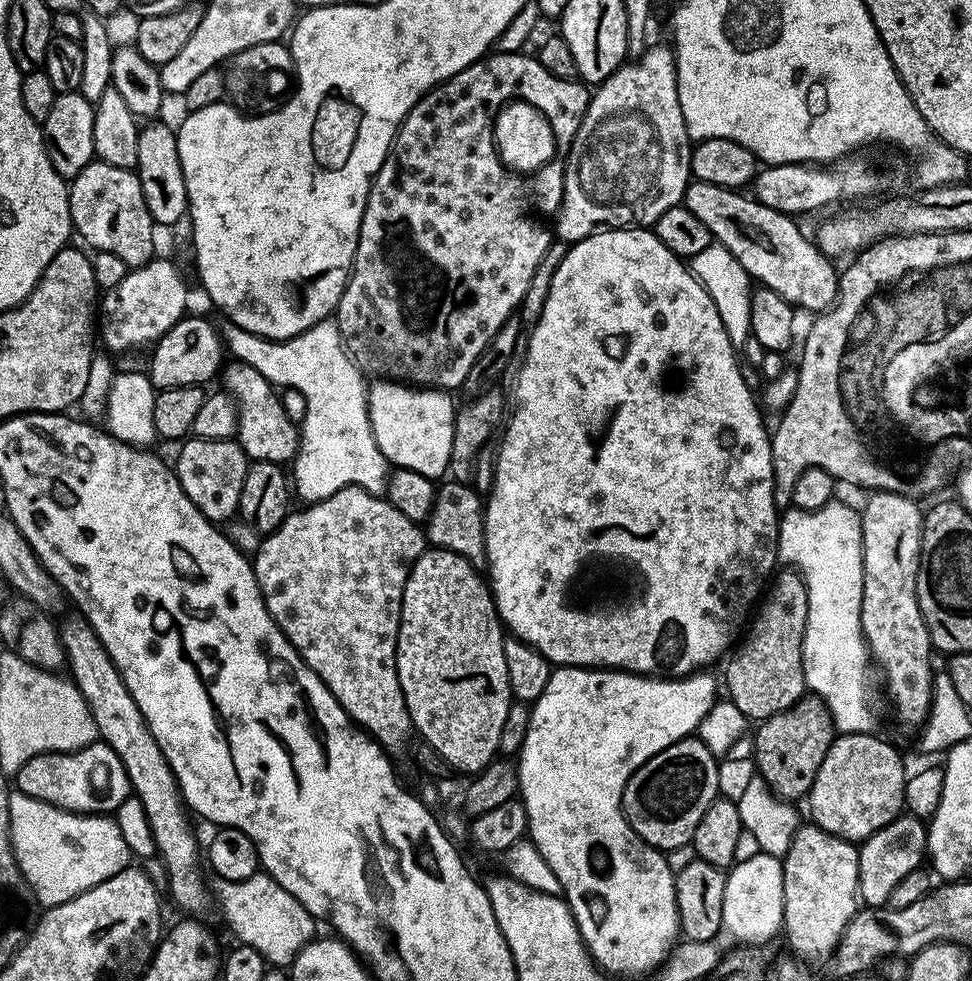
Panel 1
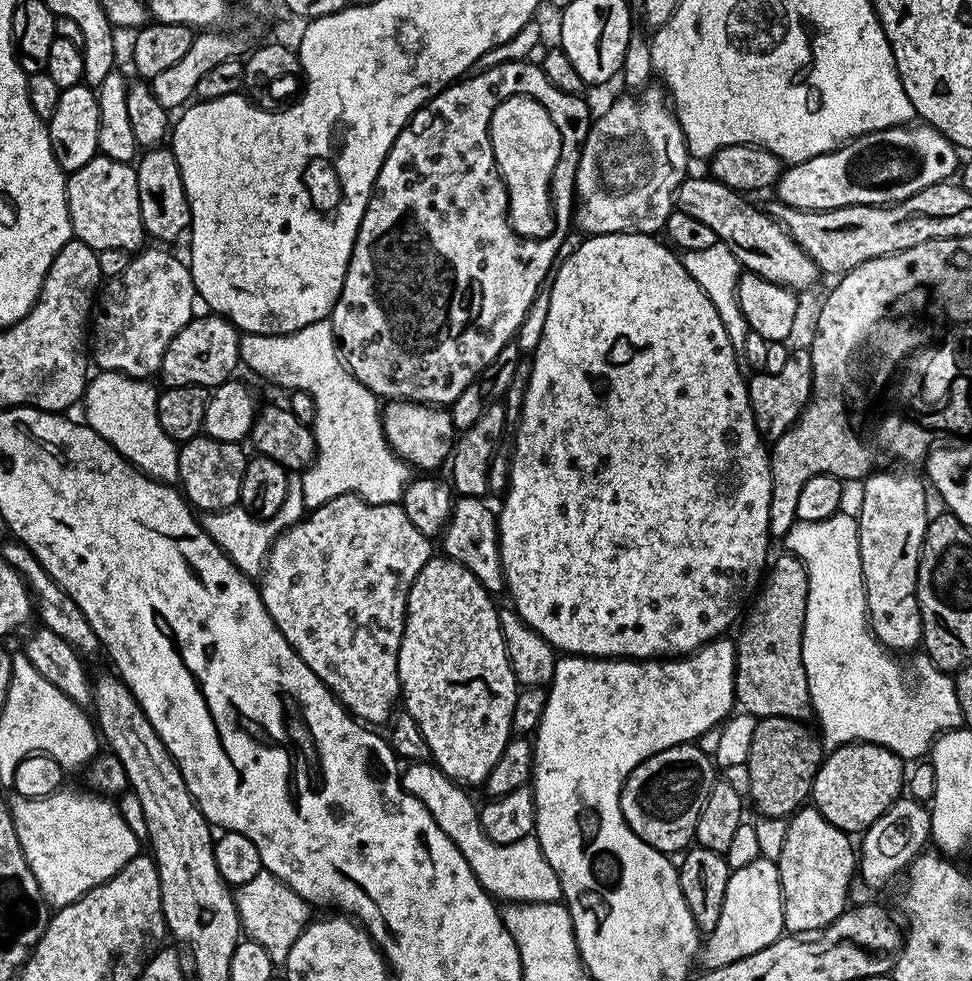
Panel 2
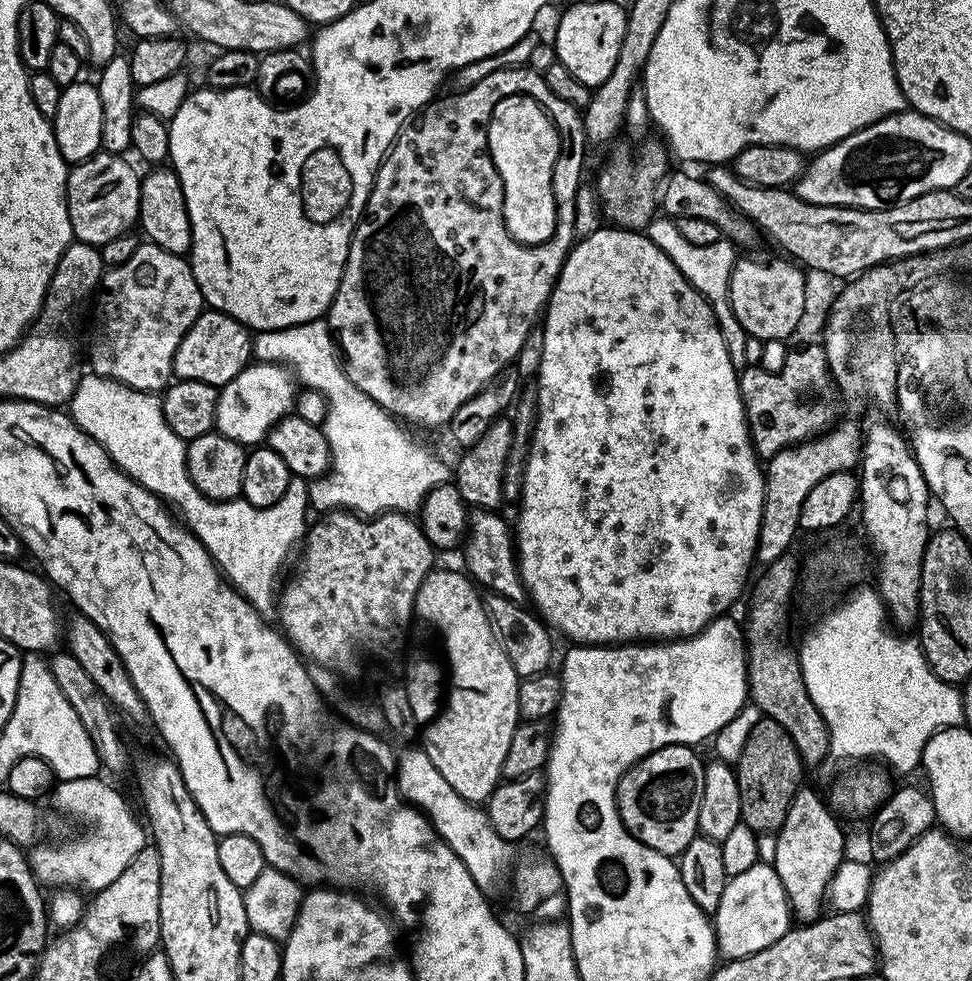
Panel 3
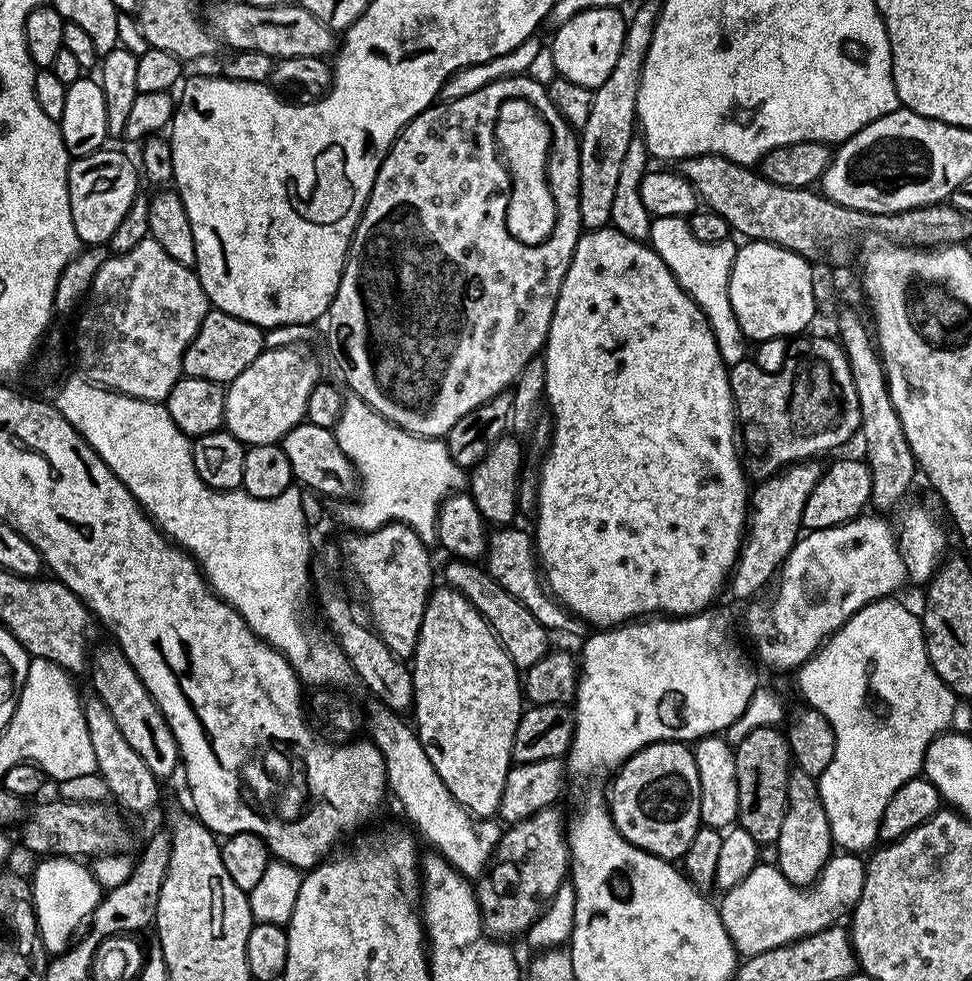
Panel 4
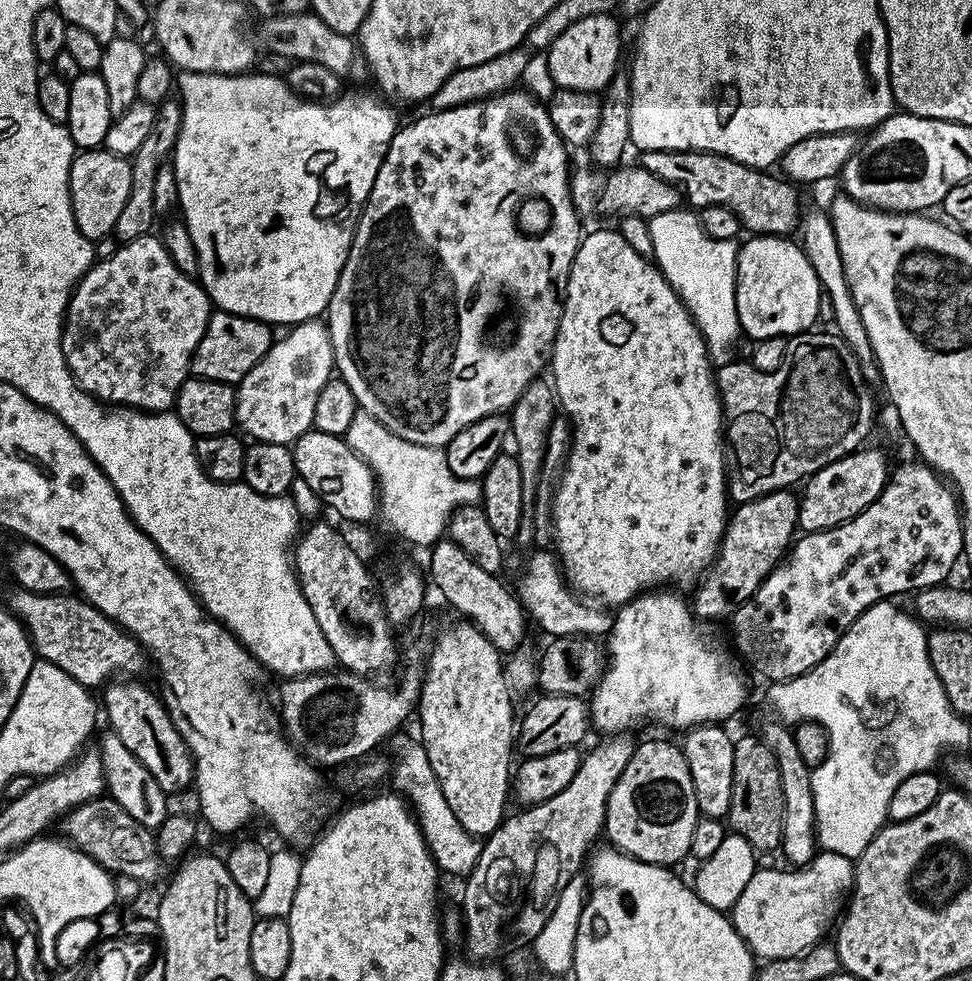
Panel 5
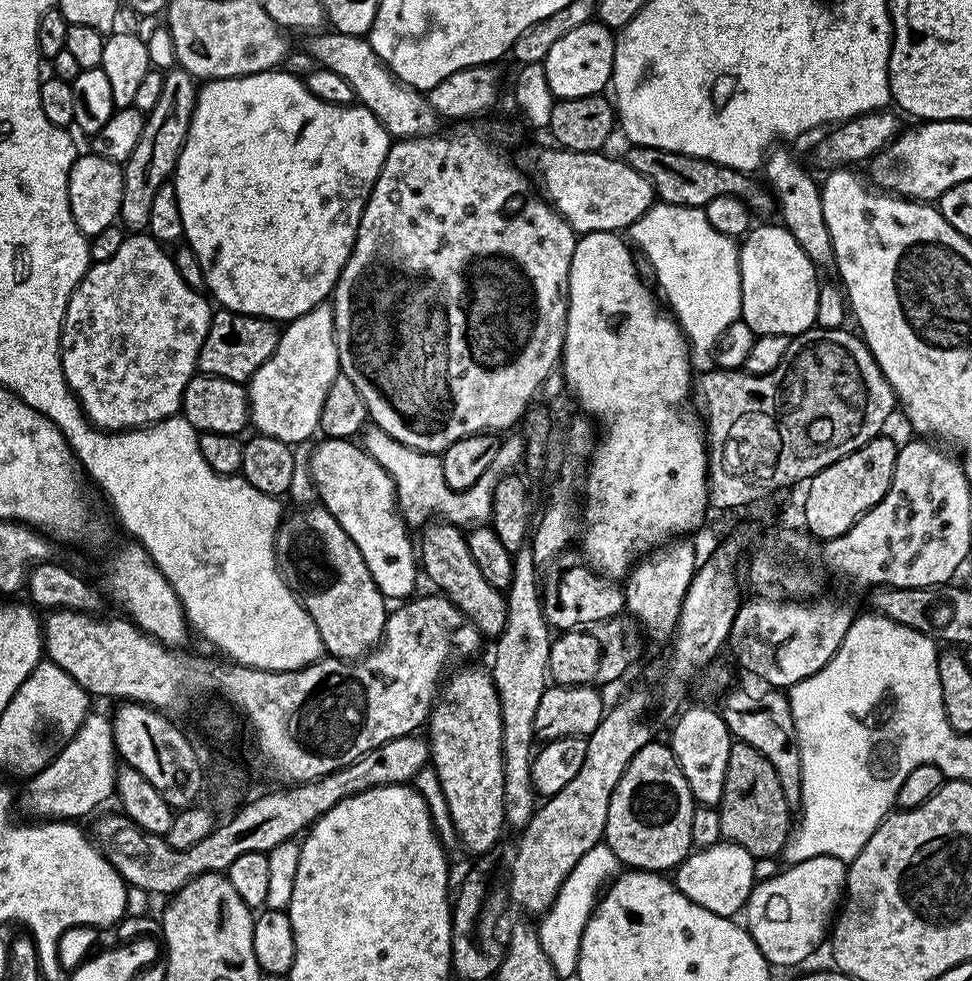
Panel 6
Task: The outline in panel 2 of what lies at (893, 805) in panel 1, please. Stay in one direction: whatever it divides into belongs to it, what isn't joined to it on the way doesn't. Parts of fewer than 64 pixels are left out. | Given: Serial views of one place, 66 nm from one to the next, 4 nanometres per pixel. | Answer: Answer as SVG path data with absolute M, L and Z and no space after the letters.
M874 743L843 744L829 753L815 774L811 803L831 825L849 834L862 834L901 797L906 784L905 761Z

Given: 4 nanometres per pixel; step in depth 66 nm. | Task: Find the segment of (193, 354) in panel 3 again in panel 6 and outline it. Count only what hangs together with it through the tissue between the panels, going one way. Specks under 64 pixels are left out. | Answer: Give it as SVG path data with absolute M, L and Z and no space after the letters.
M227 310L213 311L210 330L206 330L196 367L205 376L230 378L244 384L251 380L258 366L262 366L262 362L266 362L274 354L280 341L280 333L281 329L263 316L247 316Z

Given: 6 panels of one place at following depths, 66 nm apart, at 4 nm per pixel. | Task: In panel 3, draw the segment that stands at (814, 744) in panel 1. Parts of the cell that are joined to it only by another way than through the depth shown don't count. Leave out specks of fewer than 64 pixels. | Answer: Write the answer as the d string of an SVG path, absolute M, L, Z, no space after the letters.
M761 718L751 730L734 767L742 798L741 821L757 834L779 832L794 794L802 787L800 779L806 774L803 758L788 733L778 722Z

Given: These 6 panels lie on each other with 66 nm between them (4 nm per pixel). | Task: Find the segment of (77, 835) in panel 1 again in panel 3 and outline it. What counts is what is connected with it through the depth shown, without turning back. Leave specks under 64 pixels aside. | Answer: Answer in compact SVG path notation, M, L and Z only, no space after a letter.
M91 776L61 780L53 787L51 807L65 817L82 818L91 824L91 828L68 842L37 845L31 851L29 864L41 883L60 884L56 886L64 888L86 888L89 892L100 891L114 882L133 860L134 854L147 845L148 834L143 823L136 820L125 798L101 778Z

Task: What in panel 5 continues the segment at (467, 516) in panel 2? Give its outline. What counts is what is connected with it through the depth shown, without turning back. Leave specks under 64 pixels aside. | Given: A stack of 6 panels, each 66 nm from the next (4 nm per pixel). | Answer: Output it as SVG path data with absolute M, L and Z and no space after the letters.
M536 551L538 552L525 562L524 569L520 572L520 588L518 587L520 605L528 613L531 623L535 627L537 624L545 632L545 637L548 638L558 636L607 637L608 632L612 629L613 613L595 603L585 602L573 591L562 575L560 562L555 551Z

